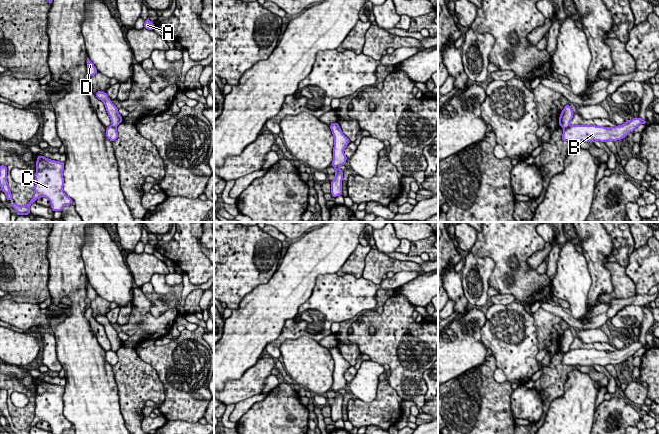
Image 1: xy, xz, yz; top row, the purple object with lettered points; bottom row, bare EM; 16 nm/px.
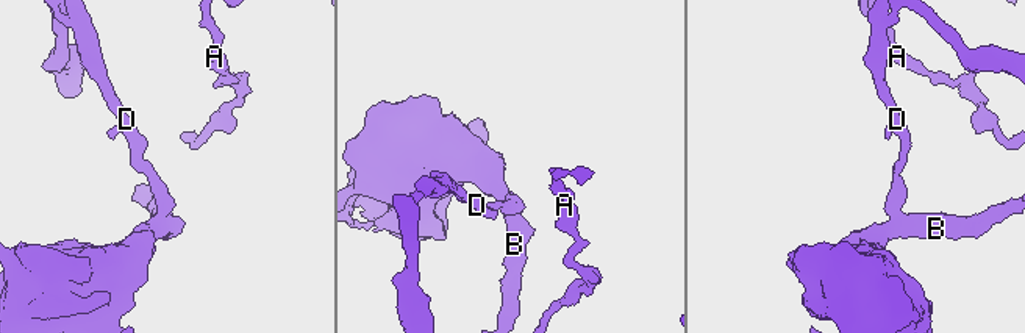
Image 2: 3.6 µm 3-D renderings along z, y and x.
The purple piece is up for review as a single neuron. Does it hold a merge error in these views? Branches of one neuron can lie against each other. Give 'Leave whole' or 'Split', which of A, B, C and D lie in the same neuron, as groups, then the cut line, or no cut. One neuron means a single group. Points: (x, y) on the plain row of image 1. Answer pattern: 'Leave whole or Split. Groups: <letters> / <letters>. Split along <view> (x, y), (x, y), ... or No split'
Split. Groups: A D / B C. Split along yz (570, 349), (564, 353)

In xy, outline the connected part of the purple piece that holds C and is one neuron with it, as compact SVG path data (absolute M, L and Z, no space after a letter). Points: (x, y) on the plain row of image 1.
M38 379L36 385L34 419L26 429L10 428L15 434L30 434L30 429L40 421L48 422L52 434L62 434L65 429L70 429L73 424L63 414L64 386L51 384Z

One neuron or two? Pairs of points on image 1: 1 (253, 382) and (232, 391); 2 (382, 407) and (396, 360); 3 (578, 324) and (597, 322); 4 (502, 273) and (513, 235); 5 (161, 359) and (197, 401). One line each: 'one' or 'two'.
1: one
2: two
3: one
4: one
5: one

